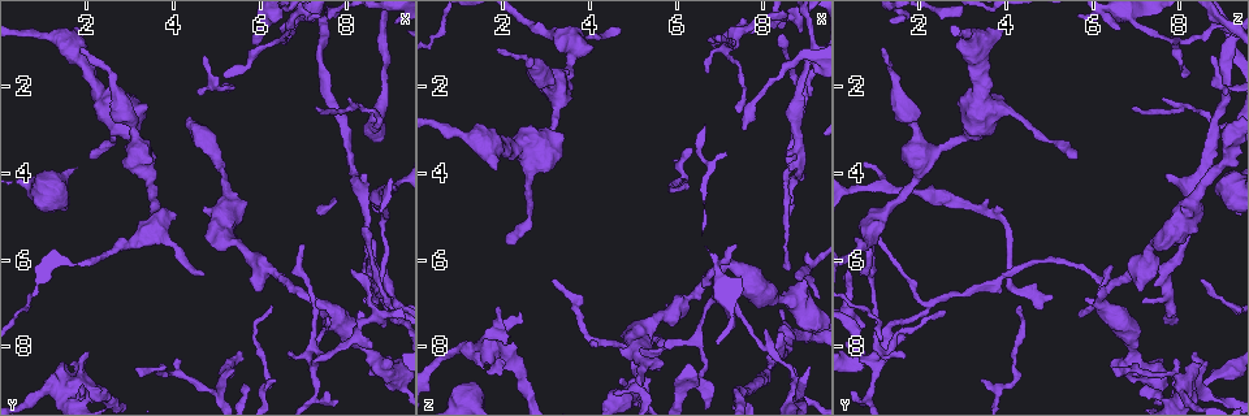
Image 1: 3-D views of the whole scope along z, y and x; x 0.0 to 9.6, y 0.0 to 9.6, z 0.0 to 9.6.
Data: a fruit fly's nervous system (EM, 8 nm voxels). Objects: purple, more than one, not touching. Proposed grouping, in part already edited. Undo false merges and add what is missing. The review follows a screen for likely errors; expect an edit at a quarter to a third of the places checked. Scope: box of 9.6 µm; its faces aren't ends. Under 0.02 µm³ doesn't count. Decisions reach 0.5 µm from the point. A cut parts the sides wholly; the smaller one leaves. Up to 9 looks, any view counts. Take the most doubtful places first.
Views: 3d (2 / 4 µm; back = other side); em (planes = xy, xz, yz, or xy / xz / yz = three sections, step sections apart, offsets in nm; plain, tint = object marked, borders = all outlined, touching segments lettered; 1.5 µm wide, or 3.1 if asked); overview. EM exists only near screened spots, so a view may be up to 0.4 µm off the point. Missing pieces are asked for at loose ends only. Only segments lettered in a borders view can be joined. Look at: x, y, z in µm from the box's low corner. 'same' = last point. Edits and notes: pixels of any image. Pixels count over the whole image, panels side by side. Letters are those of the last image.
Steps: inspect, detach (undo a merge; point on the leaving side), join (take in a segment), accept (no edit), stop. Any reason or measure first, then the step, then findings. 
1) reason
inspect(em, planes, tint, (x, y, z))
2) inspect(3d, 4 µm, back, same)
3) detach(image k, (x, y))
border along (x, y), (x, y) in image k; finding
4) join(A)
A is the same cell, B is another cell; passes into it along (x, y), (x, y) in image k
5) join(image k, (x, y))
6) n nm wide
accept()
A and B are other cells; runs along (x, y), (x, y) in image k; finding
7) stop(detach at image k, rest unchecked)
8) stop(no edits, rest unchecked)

three-way junction
inspect(3d, 4 µm, (7.35, 8.30, 0.85))

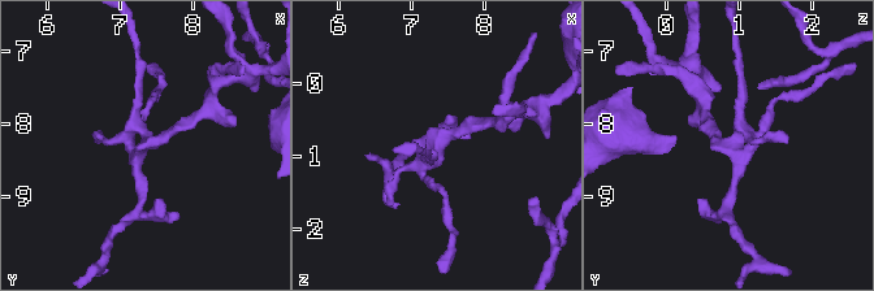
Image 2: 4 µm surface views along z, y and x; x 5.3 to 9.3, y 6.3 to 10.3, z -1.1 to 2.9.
shape alone is not enough
inspect(em, xy, step 8, tint, (7.35, 8.25, 0.80))

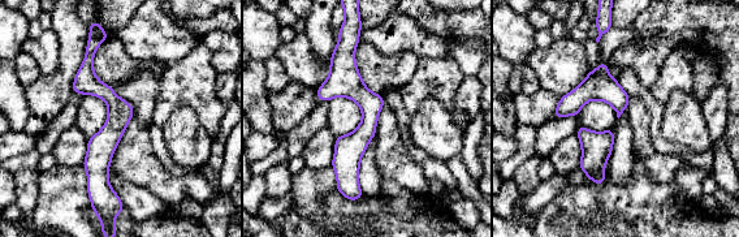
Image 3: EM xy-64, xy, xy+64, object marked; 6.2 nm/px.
another direction
inspect(em, yz, step 4, borders, same)

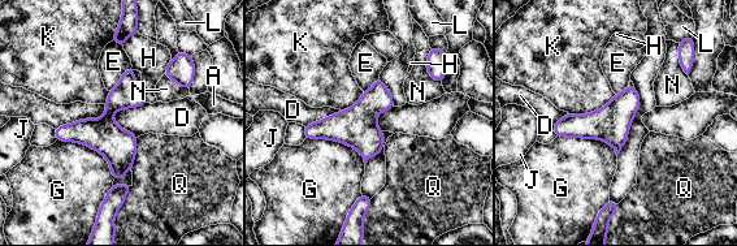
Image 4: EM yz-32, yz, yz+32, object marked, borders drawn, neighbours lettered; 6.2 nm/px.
accept()
A, D, E, G, H, J, K, L, N and Q are other cells; one cell here

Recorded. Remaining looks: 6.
thin end
inspect(3d, 2 µm, (4.75, 6.40, 0.70))

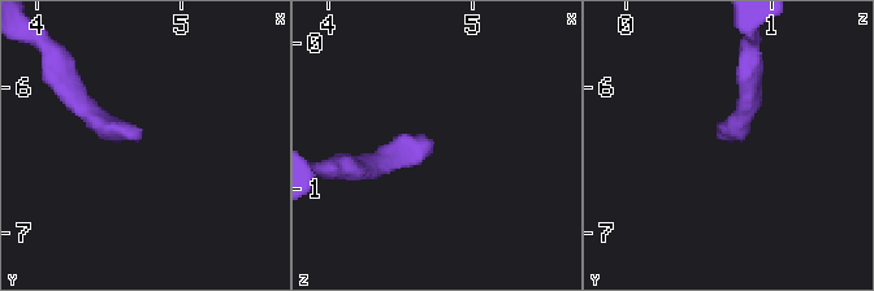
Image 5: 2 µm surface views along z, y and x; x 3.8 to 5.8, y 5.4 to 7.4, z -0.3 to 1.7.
shape alone is not enough
inspect(em, planes, tint, (4.74, 6.36, 0.72))

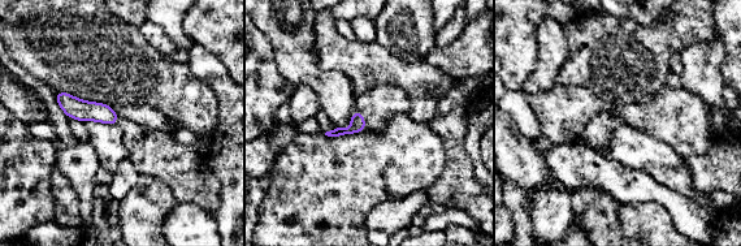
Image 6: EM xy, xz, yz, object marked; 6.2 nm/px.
what lies round it
inspect(em, planes, borders, same)

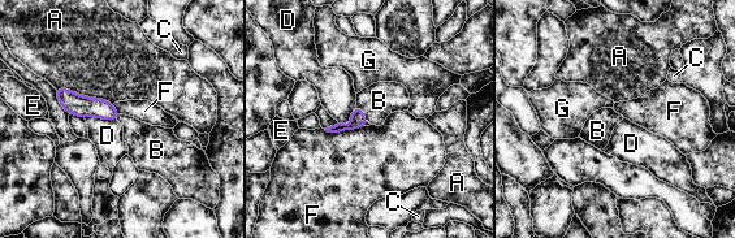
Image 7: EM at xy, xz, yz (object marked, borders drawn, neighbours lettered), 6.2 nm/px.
join(B)
B is the same cell, A, C, D, E, F and G are other cells; passes into it along (358, 118), (363, 113), (379, 100) in image 7; it goes on there

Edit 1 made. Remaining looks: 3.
inspect(overview)

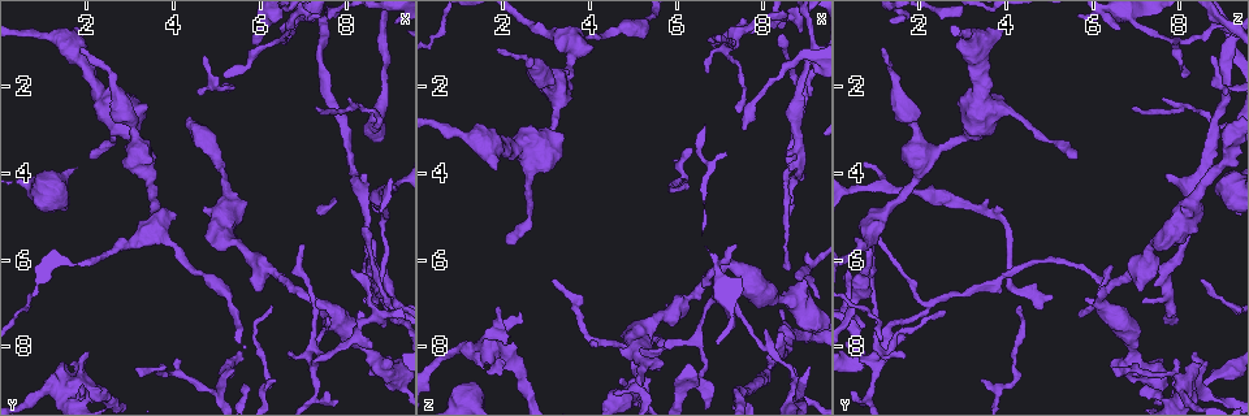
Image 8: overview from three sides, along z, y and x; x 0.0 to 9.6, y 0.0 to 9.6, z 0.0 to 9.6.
tapers out
inspect(em, planes, borders, (3.10, 8.55, 6.40))

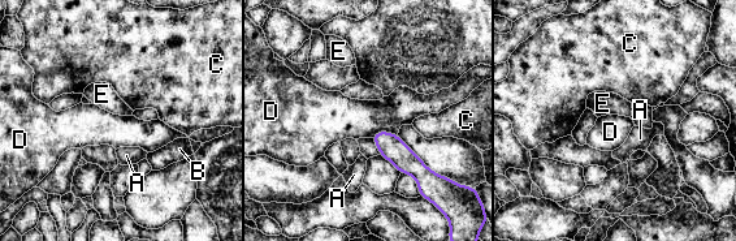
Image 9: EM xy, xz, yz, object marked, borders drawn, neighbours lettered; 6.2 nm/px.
accept()
A, B, C, D and E are other cells; border along (397, 134), (377, 132), (371, 137) in image 9; no lettered segment goes on from it

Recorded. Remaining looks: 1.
stop(join at image 7, rest unchecked)

